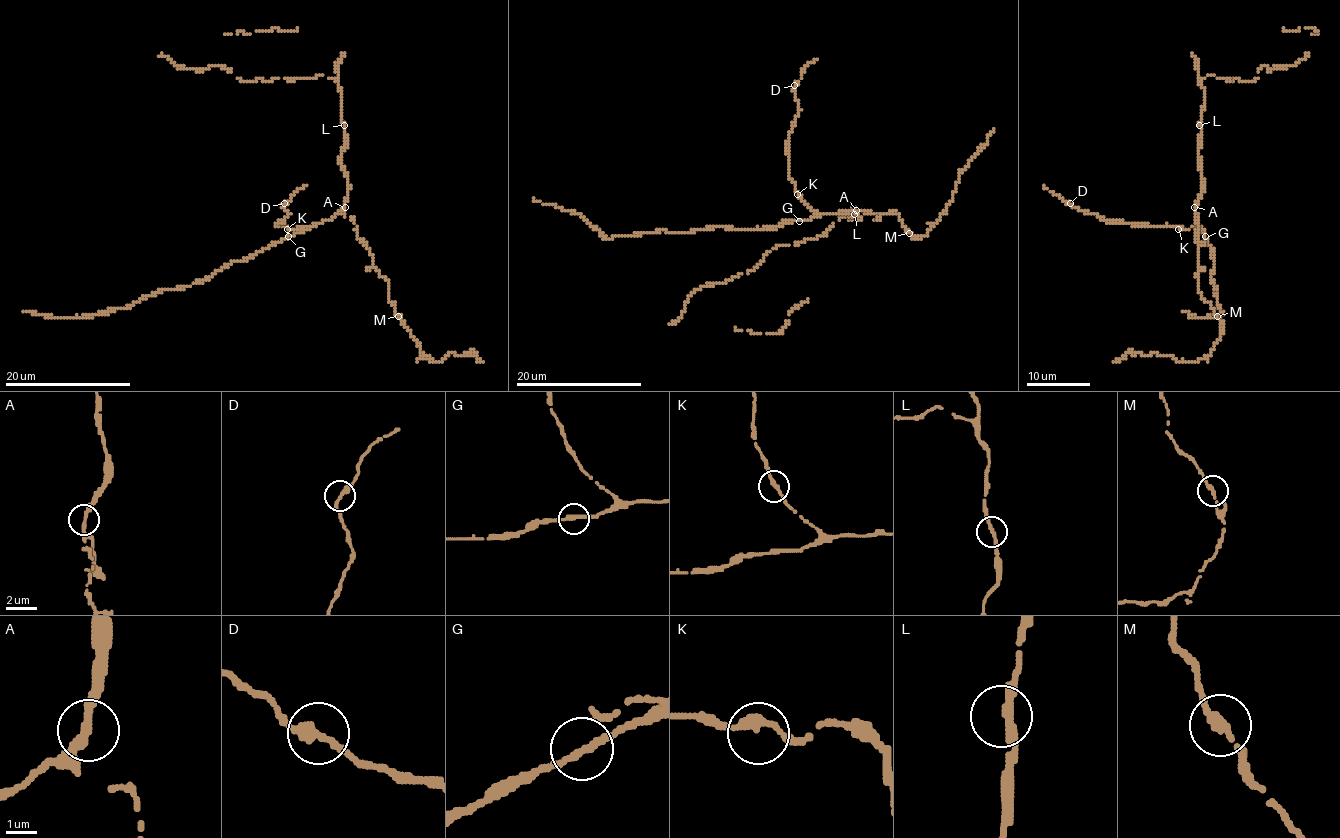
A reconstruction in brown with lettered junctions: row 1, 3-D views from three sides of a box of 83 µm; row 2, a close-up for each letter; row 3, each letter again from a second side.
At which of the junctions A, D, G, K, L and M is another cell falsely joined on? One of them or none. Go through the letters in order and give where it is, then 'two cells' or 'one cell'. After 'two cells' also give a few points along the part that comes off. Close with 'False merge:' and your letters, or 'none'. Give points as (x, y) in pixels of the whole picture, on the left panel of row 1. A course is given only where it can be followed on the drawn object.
A: place (345, 207); one cell
D: place (284, 203); one cell
G: place (288, 236); one cell
K: place (287, 229); one cell
L: place (344, 125); one cell
M: place (398, 316); one cell
False merge: none

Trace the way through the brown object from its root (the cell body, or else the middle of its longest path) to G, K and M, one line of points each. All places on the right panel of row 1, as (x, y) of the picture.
G: (1194, 207), (1205, 236)
K: (1194, 207), (1199, 225), (1186, 230), (1178, 229)
M: (1194, 207), (1196, 238), (1199, 243), (1199, 292), (1218, 315)

